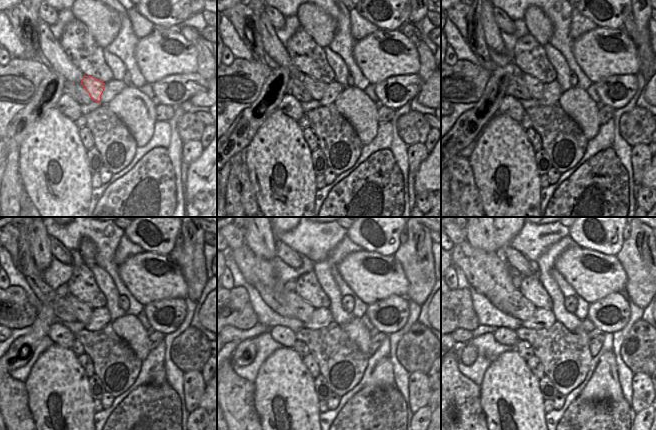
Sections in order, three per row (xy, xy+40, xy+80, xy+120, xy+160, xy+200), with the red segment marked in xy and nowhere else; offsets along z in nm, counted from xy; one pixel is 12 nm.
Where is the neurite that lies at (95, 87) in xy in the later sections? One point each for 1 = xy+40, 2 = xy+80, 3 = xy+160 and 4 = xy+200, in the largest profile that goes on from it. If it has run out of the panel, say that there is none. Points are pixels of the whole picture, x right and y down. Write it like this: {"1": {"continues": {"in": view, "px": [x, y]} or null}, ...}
{"1": {"continues": {"in": "xy+40", "px": [316, 88]}}, "2": {"continues": {"in": "xy+80", "px": [535, 87]}}, "3": {"continues": {"in": "xy+160", "px": [254, 269]}}, "4": {"continues": {"in": "xy+200", "px": [488, 272]}}}

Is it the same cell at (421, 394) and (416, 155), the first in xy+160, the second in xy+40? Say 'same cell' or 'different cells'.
same cell

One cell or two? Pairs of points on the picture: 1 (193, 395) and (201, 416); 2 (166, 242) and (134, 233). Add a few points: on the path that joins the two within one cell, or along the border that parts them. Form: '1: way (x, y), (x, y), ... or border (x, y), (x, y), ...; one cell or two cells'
1: border (199, 406), (189, 412); two cells
2: way (158, 245), (151, 247), (142, 240); one cell

